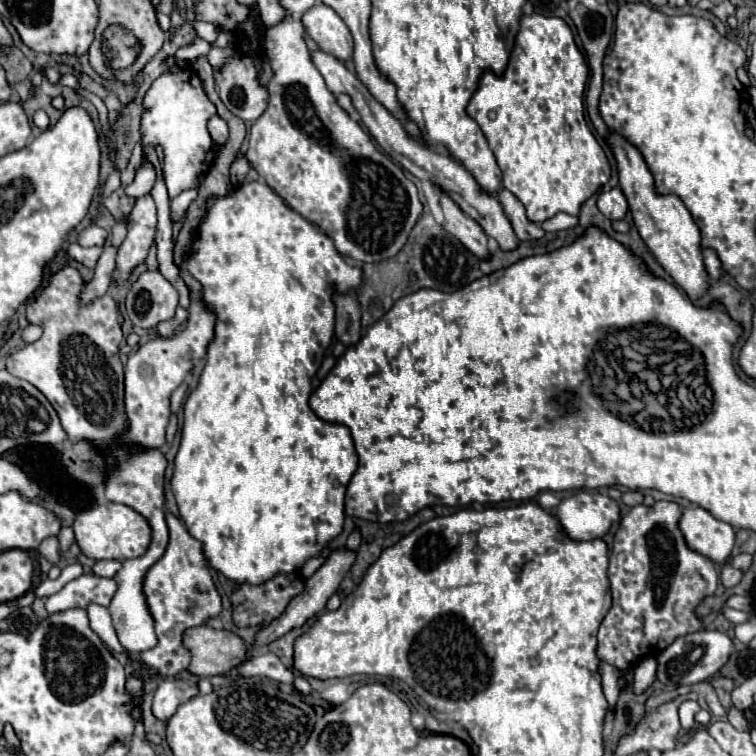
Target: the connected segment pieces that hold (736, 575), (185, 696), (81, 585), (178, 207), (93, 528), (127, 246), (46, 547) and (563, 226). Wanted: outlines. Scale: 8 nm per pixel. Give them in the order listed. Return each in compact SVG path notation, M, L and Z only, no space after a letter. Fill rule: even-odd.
M727 561L727 563L723 565L721 581L723 581L723 585L725 585L725 587L735 587L735 585L741 581L741 577L743 577L743 571L741 571L741 569L737 569L737 567L733 567L733 563L731 563L731 561Z
M187 679L161 681L155 691L151 711L159 721L167 723L175 715L175 709L183 701L193 699L195 695L197 695L197 683L193 683L193 681L187 681Z
M81 575L73 581L69 581L59 593L51 595L47 599L47 611L49 613L61 613L71 607L87 609L87 605L97 603L103 607L109 607L113 595L117 591L115 579L101 579L95 575Z
M189 189L189 191L183 191L181 195L177 195L173 201L171 201L171 221L173 223L179 223L189 207L189 203L197 197L197 189Z
M119 503L99 505L95 509L79 513L73 521L73 531L81 551L95 561L101 561L101 559L127 561L133 557L141 557L151 543L151 527L147 519L137 511L133 511L131 507L119 505Z
M149 195L137 199L127 221L127 237L117 253L117 263L113 271L115 283L125 283L131 277L133 269L145 263L149 247L155 241L155 225L157 217L153 199Z
M49 537L47 541L43 541L41 547L39 547L39 553L41 553L47 561L57 563L57 561L59 561L59 541L57 541L57 537Z
M559 213L555 217L546 220L540 226L546 232L558 232L562 230L572 229L578 224L578 217Z

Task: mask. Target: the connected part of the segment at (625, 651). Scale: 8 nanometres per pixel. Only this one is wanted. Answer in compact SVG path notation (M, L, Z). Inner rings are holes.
M657 501L657 503L651 505L651 507L647 507L647 505L637 505L637 507L633 507L633 509L621 519L621 527L619 527L617 533L615 533L615 541L613 541L613 549L611 549L611 557L609 557L609 581L611 581L611 593L613 593L613 607L609 609L609 613L605 615L601 627L599 627L599 637L597 637L597 639L599 639L599 647L597 647L597 655L599 655L601 661L605 661L605 663L609 663L609 665L615 665L619 671L627 669L629 665L633 665L635 661L639 661L639 659L643 659L643 657L651 657L651 655L655 657L655 655L659 655L667 645L671 645L671 643L675 641L675 637L681 637L683 633L695 633L695 631L699 631L701 625L703 625L703 623L701 623L703 619L701 619L695 611L697 611L699 603L701 603L707 595L713 595L713 593L717 591L719 575L717 575L717 571L715 571L715 563L713 563L709 557L705 557L705 555L701 555L701 553L689 549L689 545L687 545L687 541L685 541L685 537L683 537L683 533L681 533L681 529L679 529L681 513L683 513L683 509L681 509L675 501Z

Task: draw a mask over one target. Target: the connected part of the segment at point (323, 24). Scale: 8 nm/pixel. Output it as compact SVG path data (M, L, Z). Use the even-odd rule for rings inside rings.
M315 5L303 15L303 25L321 51L339 61L353 57L353 37L343 19L327 5Z

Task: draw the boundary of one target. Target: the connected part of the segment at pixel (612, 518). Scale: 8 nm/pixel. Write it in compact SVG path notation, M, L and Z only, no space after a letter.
M577 491L557 507L559 523L565 533L577 541L603 537L621 517L619 503L599 491Z

